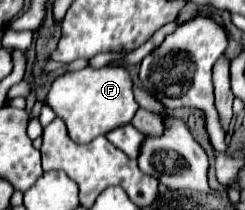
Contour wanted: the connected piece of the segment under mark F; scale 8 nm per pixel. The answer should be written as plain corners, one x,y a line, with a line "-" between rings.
108,64
104,68
88,66
84,70
58,76
46,94
46,104
64,120
70,138
78,144
92,142
96,136
106,134
106,130
114,130
114,126
124,126
138,110
132,94
132,78
116,64

